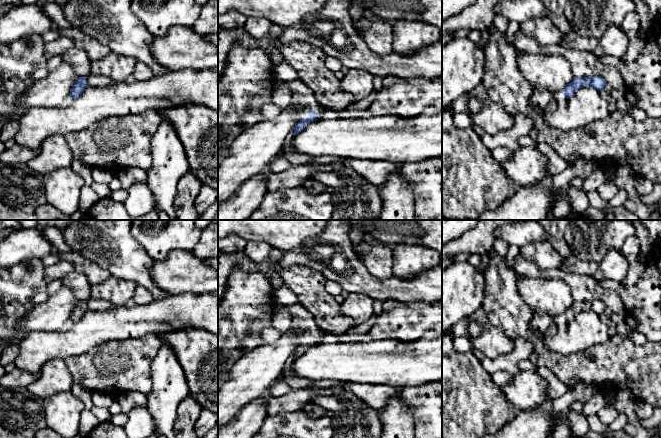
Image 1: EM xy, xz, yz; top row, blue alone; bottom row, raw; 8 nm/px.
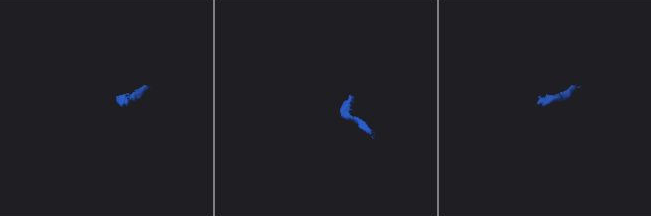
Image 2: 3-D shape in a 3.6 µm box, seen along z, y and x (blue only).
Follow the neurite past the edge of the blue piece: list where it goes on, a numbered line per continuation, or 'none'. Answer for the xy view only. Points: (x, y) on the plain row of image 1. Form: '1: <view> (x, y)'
1: xy (93, 304)

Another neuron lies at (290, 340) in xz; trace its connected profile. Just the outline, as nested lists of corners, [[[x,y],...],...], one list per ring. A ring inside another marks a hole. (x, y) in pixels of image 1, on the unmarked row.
[[[290,328],[276,342],[258,346],[239,357],[228,381],[218,390],[218,430],[283,375],[287,359],[305,337],[306,334]]]

